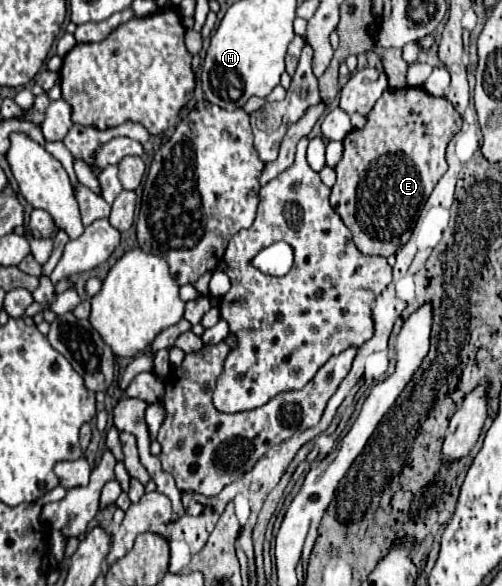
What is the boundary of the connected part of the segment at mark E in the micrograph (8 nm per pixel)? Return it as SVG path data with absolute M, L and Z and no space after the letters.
M403 87L387 89L367 115L367 125L363 129L353 129L343 139L345 149L343 159L335 167L337 183L331 189L331 207L353 233L353 243L361 253L389 257L409 241L421 207L447 171L445 149L459 129L461 115L445 97L435 97L421 87Z

